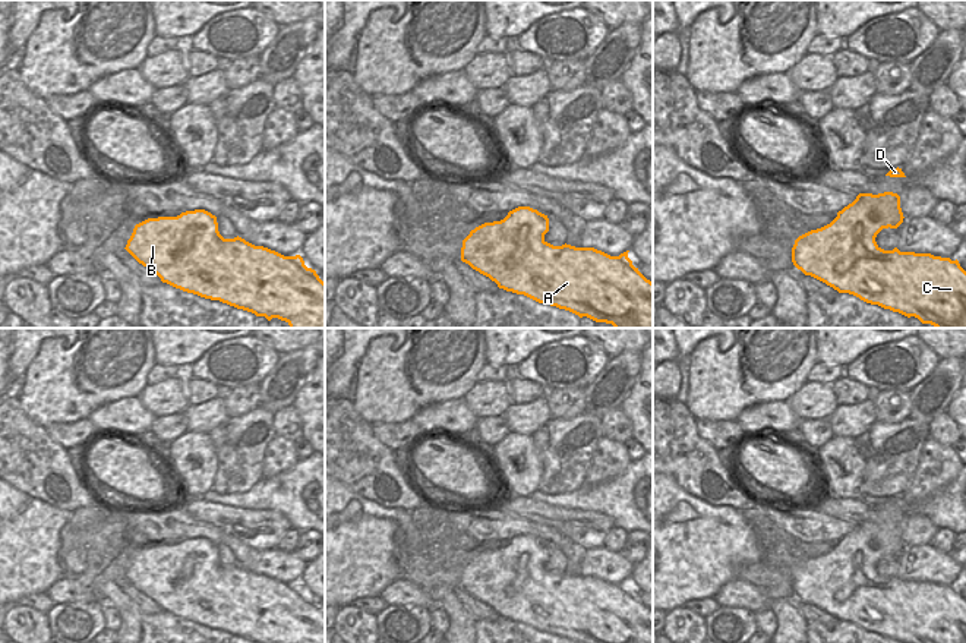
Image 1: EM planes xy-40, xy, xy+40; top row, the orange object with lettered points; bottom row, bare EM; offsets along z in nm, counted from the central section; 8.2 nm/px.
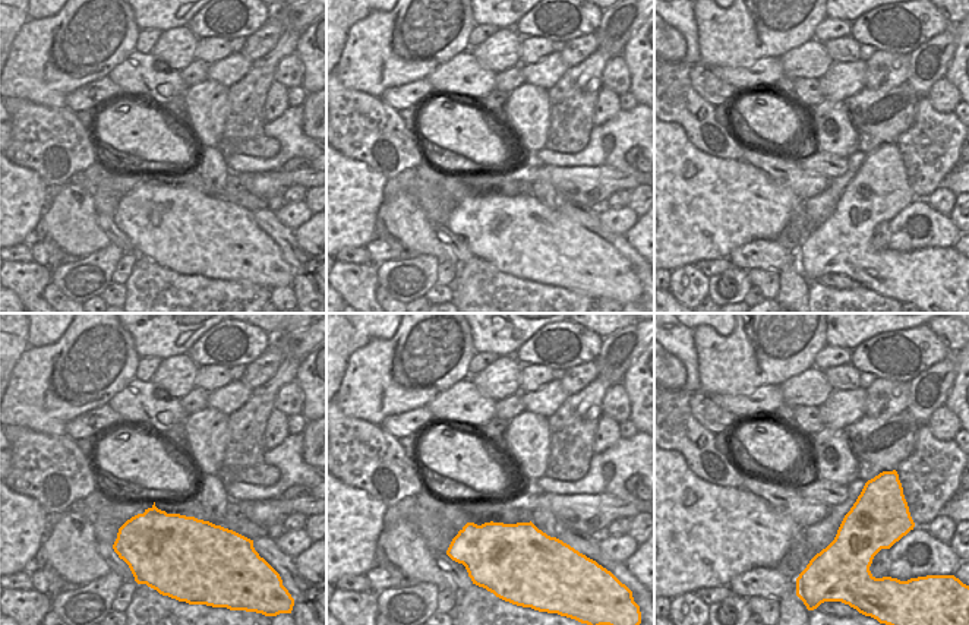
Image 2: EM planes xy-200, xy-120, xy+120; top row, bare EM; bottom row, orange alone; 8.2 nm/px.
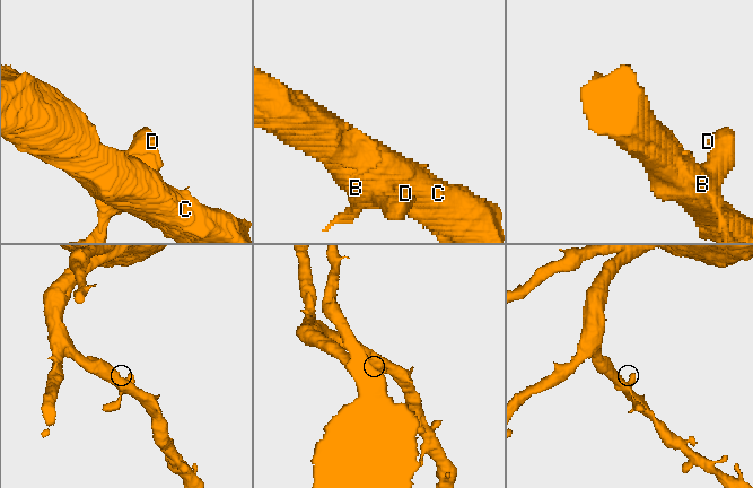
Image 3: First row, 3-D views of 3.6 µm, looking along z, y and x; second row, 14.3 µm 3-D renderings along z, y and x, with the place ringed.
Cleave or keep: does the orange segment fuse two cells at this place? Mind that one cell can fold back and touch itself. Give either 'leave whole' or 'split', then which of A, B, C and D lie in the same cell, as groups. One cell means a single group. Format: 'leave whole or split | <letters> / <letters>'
leave whole | A B C D

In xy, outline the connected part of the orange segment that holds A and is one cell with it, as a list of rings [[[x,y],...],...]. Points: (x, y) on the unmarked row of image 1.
[[[518,535],[501,549],[484,551],[463,568],[461,589],[489,605],[499,617],[524,622],[539,631],[556,634],[575,643],[653,643],[653,611],[632,593],[628,580],[610,584],[594,576],[553,574],[544,568],[547,543],[530,535]]]

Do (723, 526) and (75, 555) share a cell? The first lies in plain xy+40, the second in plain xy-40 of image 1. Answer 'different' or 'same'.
different

